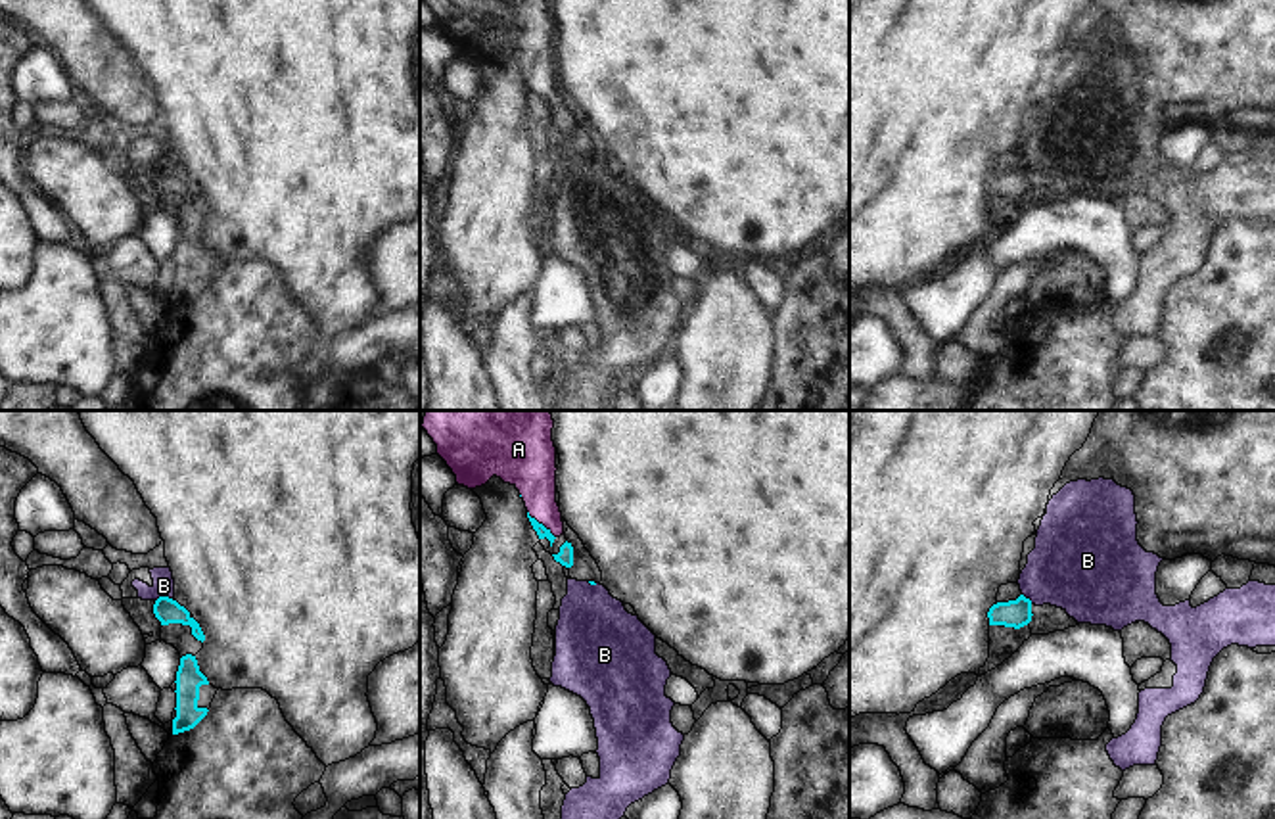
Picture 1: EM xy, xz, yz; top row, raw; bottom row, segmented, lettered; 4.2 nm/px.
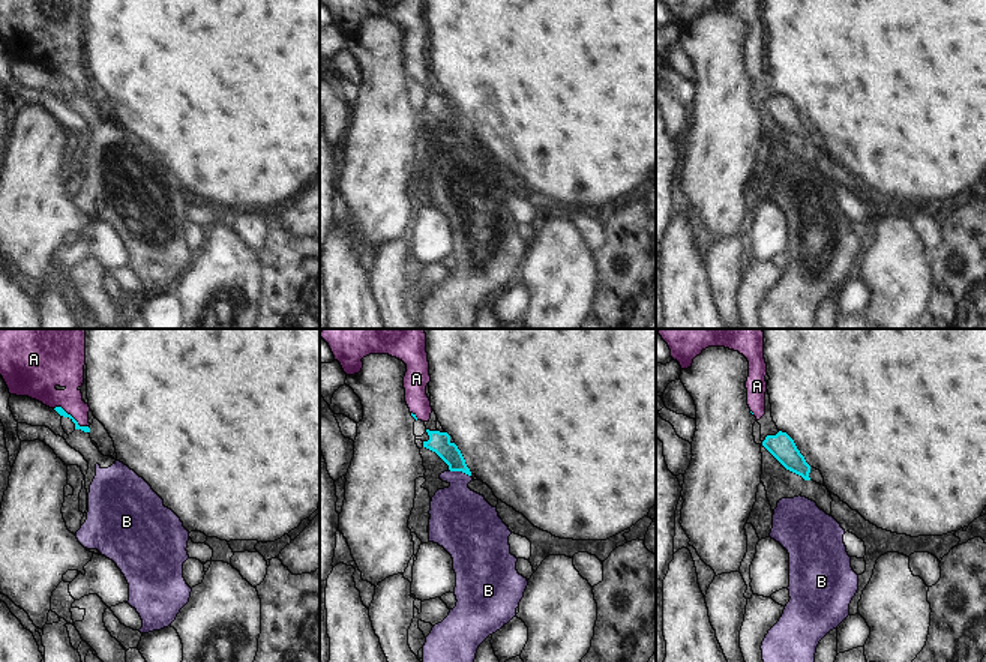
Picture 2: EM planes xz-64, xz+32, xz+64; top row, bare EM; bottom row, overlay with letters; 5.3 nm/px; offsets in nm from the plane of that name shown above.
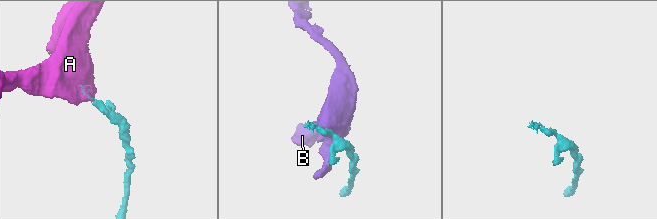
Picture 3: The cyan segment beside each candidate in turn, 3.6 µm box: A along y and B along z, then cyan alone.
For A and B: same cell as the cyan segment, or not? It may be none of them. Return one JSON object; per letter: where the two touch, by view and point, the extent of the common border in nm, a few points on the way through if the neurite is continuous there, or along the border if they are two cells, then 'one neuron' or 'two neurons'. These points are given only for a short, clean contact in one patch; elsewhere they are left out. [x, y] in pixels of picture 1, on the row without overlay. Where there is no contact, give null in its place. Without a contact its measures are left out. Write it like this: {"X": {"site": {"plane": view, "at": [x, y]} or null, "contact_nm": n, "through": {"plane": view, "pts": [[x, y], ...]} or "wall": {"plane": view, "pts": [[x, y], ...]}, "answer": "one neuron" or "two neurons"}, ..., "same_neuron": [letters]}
{"A": {"site": {"plane": "xz", "at": [541, 94]}, "contact_nm": 170, "through": {"plane": "xz", "pts": [[539, 98], [541, 94], [541, 71], [532, 37]]}, "answer": "one neuron"}, "B": {"site": {"plane": "xy", "at": [163, 167]}, "contact_nm": 70, "wall": {"plane": "xy", "pts": [[171, 167], [156, 171]]}, "answer": "two neurons"}, "same_neuron": ["A"]}

